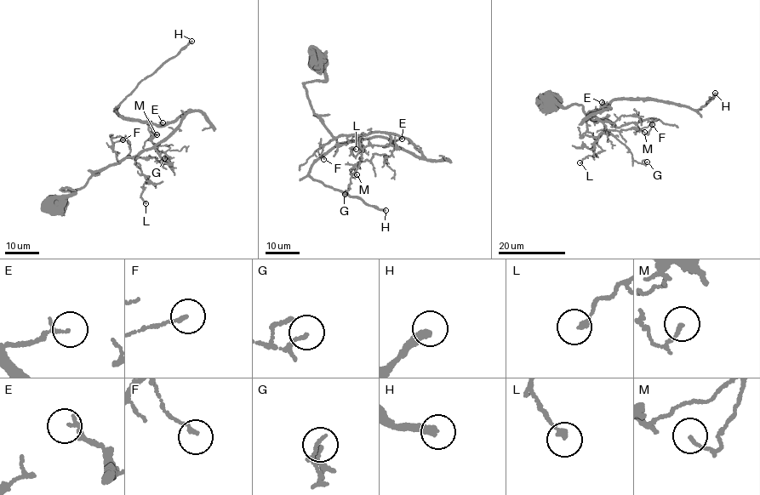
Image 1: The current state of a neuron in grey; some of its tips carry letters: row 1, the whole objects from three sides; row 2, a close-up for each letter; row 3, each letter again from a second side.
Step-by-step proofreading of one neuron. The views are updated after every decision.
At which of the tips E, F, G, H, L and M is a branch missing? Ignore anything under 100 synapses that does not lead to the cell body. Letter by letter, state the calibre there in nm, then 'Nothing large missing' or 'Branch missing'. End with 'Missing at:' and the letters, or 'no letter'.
E: Thickness 120 nm. Nothing large missing
F: Thickness 140 nm. Nothing large missing
G: Thickness 160 nm. Nothing large missing
H: Thickness 340 nm. Branch missing
L: Thickness 240 nm. Nothing large missing
M: Thickness 130 nm. Nothing large missing
Missing at: H

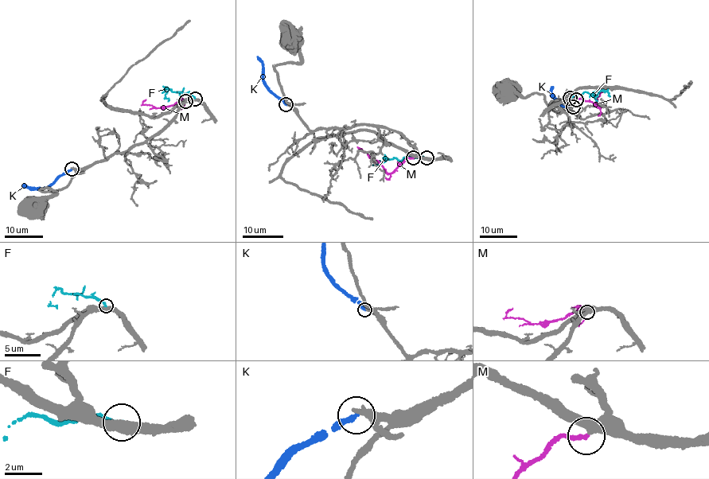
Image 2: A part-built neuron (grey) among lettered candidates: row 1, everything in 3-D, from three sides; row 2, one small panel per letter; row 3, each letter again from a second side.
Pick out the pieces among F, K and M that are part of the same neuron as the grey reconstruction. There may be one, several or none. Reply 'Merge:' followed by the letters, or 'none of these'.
Merge: M

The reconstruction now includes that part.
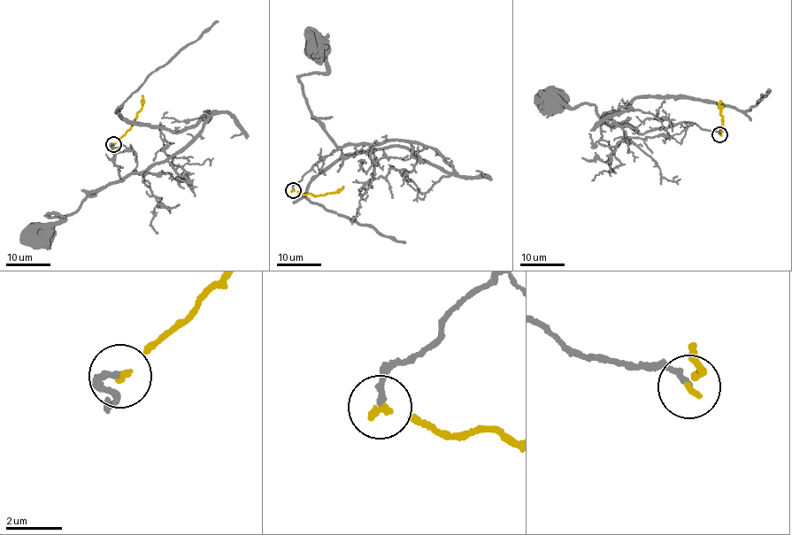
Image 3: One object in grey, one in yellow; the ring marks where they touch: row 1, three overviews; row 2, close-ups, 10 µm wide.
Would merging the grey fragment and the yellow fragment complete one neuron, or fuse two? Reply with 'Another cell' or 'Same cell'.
Another cell

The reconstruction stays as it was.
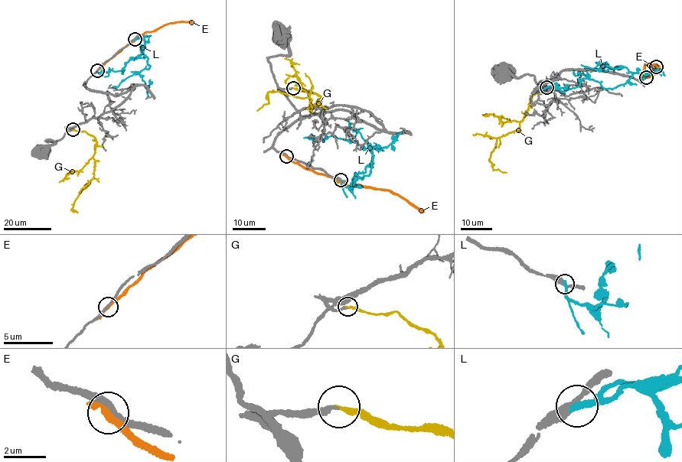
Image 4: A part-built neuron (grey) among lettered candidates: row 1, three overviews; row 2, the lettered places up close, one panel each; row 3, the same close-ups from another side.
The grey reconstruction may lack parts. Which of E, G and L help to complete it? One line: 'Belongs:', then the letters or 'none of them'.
Belongs: G

